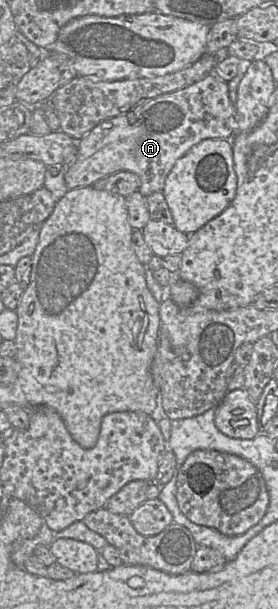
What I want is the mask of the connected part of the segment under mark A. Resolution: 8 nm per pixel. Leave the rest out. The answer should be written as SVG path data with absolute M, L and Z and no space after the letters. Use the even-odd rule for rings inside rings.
M212 73L198 82L158 96L126 114L107 119L95 126L78 141L77 161L65 172L65 185L68 190L89 187L117 172L129 171L138 176L137 191L146 198L163 190L165 179L176 161L193 146L206 139L231 140L235 133L235 108L229 99L228 84Z

